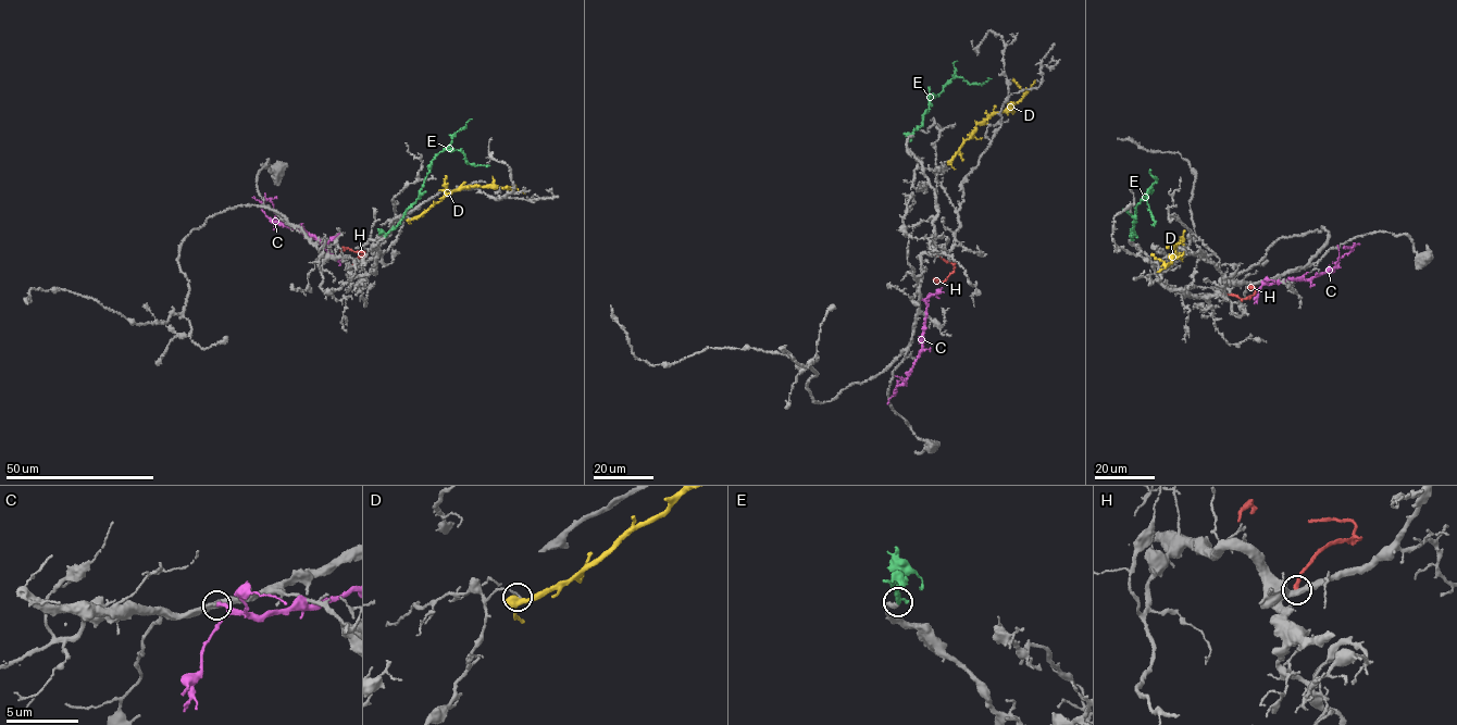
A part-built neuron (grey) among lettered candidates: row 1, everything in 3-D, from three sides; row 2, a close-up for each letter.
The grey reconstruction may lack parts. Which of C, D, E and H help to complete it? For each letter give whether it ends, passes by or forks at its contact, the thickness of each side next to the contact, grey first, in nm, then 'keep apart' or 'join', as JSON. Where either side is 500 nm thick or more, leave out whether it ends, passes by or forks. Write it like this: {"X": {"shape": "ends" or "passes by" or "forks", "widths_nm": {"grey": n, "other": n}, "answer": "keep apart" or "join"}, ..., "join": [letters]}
{"C": {"shape": "ends", "widths_nm": {"grey": 180, "other": 280}, "answer": "keep apart"}, "D": {"widths_nm": {"grey": 120, "other": 550}, "answer": "keep apart"}, "E": {"shape": "ends", "widths_nm": {"grey": 260, "other": 360}, "answer": "join"}, "H": {"shape": "ends", "widths_nm": {"grey": 360, "other": 280}, "answer": "keep apart"}, "join": ["E"]}

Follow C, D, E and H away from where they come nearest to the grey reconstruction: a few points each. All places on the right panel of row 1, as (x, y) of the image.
C: (1261, 282), (1269, 284), (1317, 276), (1336, 266), (1352, 248), (1343, 247)
D: (1175, 252), (1175, 246), (1171, 244), (1175, 255), (1169, 263), (1150, 254)
E: (1132, 240), (1136, 204), (1153, 191), (1150, 188), (1146, 200), (1156, 222), (1154, 226)
H: (1222, 296), (1249, 298), (1255, 289), (1247, 287)

